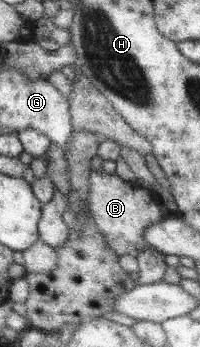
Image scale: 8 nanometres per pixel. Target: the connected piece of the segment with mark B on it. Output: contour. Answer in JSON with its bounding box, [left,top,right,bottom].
[89,169,164,256]

